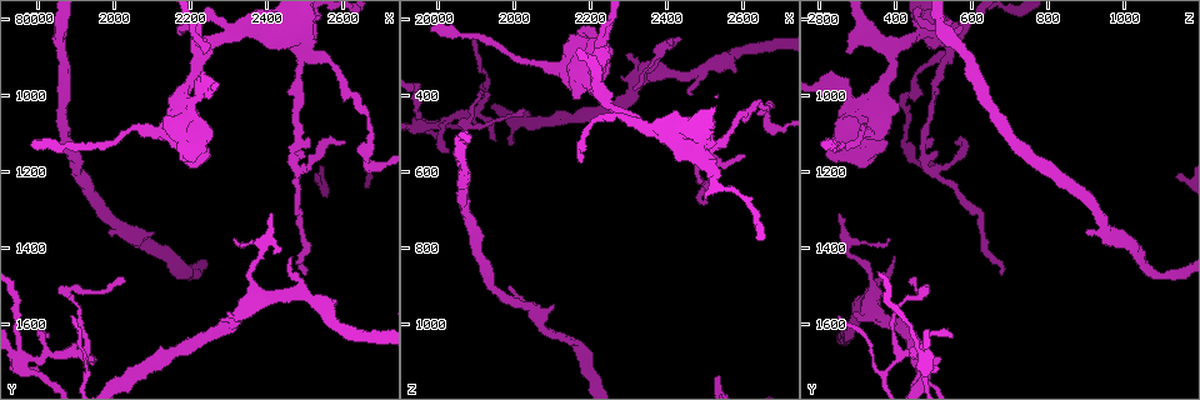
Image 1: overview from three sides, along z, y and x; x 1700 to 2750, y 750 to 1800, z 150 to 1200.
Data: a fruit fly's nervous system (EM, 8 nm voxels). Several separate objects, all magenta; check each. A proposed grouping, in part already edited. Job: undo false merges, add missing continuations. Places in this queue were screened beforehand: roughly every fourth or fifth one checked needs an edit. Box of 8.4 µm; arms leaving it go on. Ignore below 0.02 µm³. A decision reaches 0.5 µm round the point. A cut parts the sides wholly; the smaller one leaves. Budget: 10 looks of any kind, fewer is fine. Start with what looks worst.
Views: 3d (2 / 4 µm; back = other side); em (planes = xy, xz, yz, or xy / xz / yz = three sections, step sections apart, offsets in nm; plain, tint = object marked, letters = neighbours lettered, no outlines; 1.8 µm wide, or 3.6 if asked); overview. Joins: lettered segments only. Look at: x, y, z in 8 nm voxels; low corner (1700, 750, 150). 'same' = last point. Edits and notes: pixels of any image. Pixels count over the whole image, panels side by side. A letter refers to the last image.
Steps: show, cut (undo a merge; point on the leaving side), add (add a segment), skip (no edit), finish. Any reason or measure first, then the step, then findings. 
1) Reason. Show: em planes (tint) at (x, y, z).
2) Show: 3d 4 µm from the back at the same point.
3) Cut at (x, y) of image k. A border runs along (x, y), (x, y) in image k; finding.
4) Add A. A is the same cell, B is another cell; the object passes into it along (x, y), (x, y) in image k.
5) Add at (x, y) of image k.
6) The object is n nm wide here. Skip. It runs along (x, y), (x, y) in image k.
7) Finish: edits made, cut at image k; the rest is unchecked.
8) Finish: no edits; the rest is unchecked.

Sudden change in width. Show: 3d 4 µm at (1915, 1685, 425).

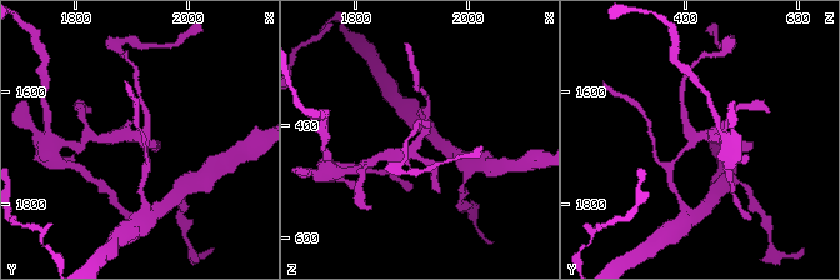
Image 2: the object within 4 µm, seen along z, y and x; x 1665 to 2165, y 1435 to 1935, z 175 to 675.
Show: em yz step 4 (tint) at (1920, 1680, 415).

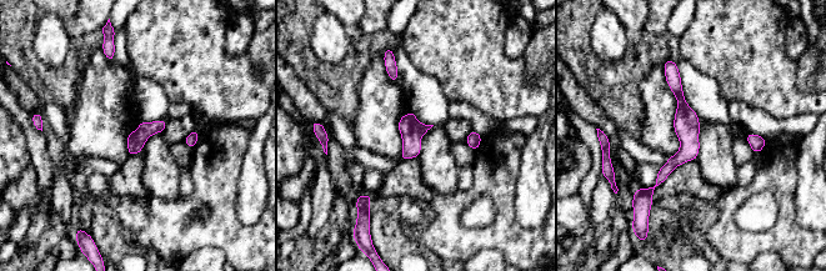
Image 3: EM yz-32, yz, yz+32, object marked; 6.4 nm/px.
Show: em yz step 4 (letters) at the same point.

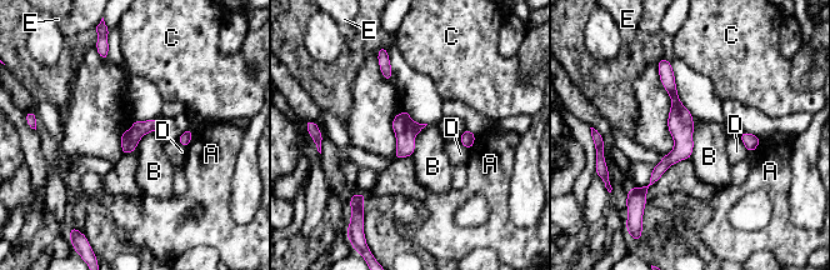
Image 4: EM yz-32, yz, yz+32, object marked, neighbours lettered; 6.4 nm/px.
Cut at (139, 129) of image 4. A, B, C, D and E are other cells; a border runs along (129, 130), (135, 145) in image 4; a second cell is stuck on.

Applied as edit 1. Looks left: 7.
Show: overview.

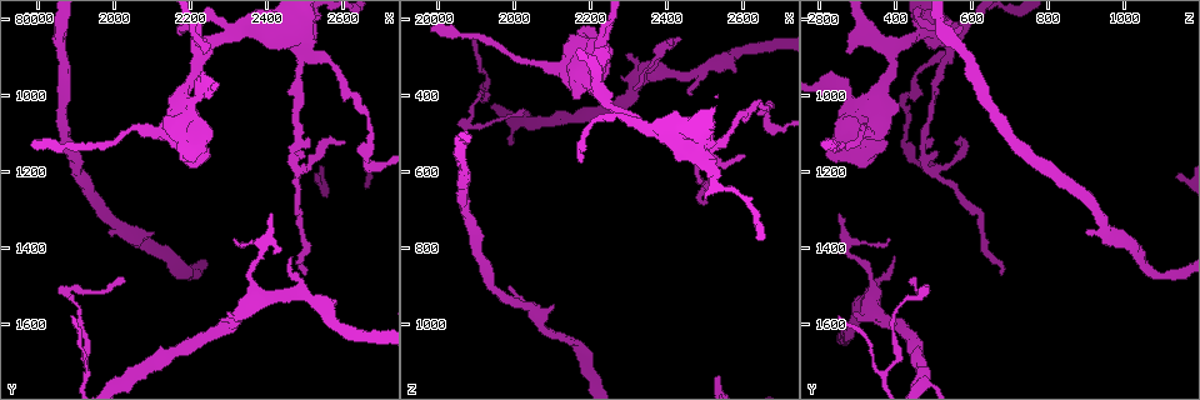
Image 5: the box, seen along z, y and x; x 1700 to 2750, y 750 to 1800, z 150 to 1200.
Branch point. Show: em planes (letters) at (2290, 825, 465).

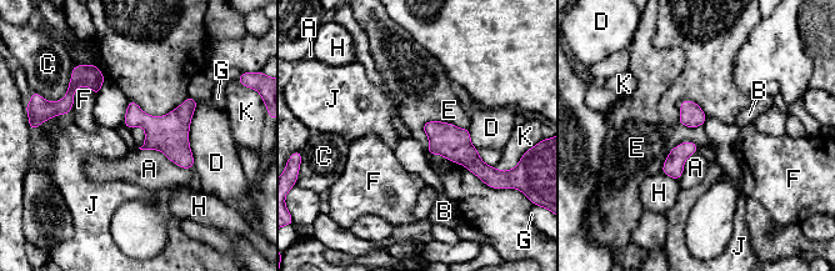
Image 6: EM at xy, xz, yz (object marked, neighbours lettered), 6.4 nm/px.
Skip. A, B, C, D, E, F, G, H, J and K are other cells; one cell here.

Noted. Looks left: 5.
Long arm stops here. Show: 3d 2 µm at (1780, 1135, 230).

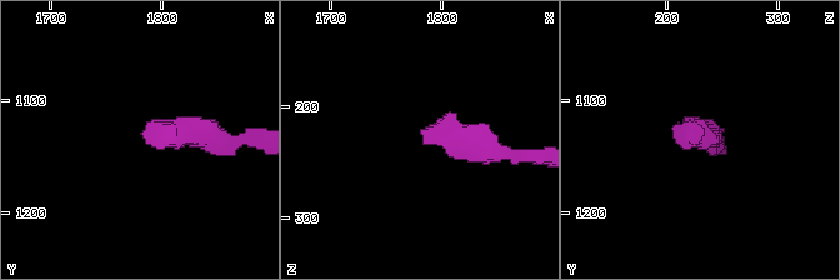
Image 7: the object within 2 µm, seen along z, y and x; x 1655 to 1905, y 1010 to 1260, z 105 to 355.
Show: em planes (letters) at (1780, 1132, 226).

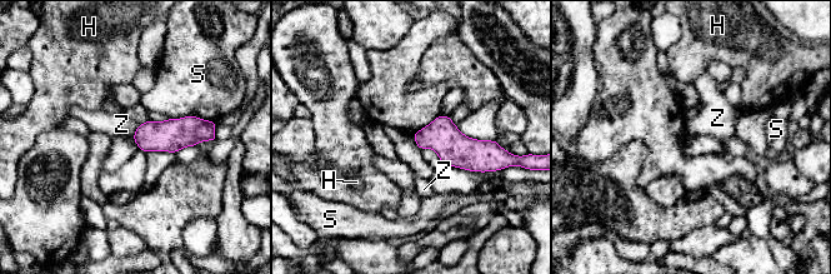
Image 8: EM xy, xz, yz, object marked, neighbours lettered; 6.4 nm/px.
Skip. H, S and Z are other cells; a border runs along (139, 124), (131, 135) in image 8; no lettered segment goes on from it.

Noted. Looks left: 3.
A narrow waist. Show: em planes (plain) at (2480, 1005, 505).

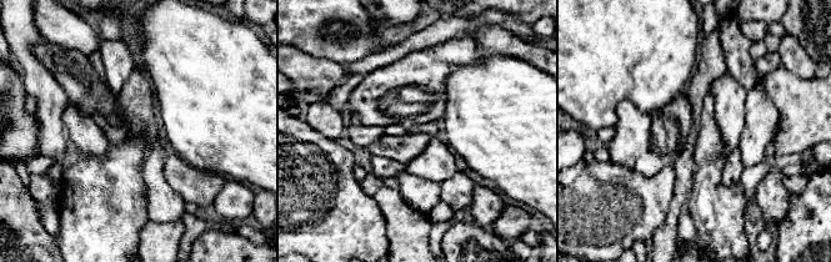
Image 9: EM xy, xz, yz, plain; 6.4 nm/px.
Show: em planes (letters) at the same point.

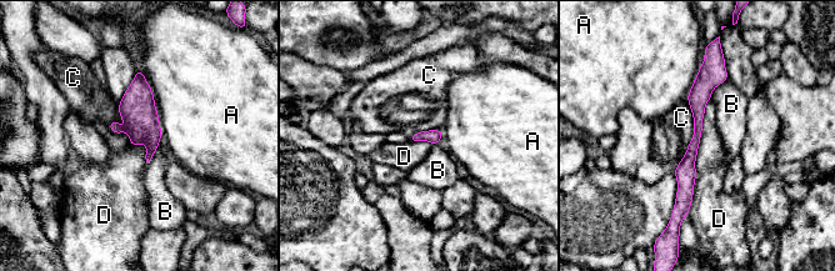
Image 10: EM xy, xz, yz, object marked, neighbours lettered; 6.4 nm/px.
The object is 90 nm wide here. Skip. A, B, C and D are other cells; it runs along (705, 65), (680, 212) in image 10; one cell here.

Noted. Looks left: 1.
Finish: edits made, cut at image 4; the rest is unchecked.

